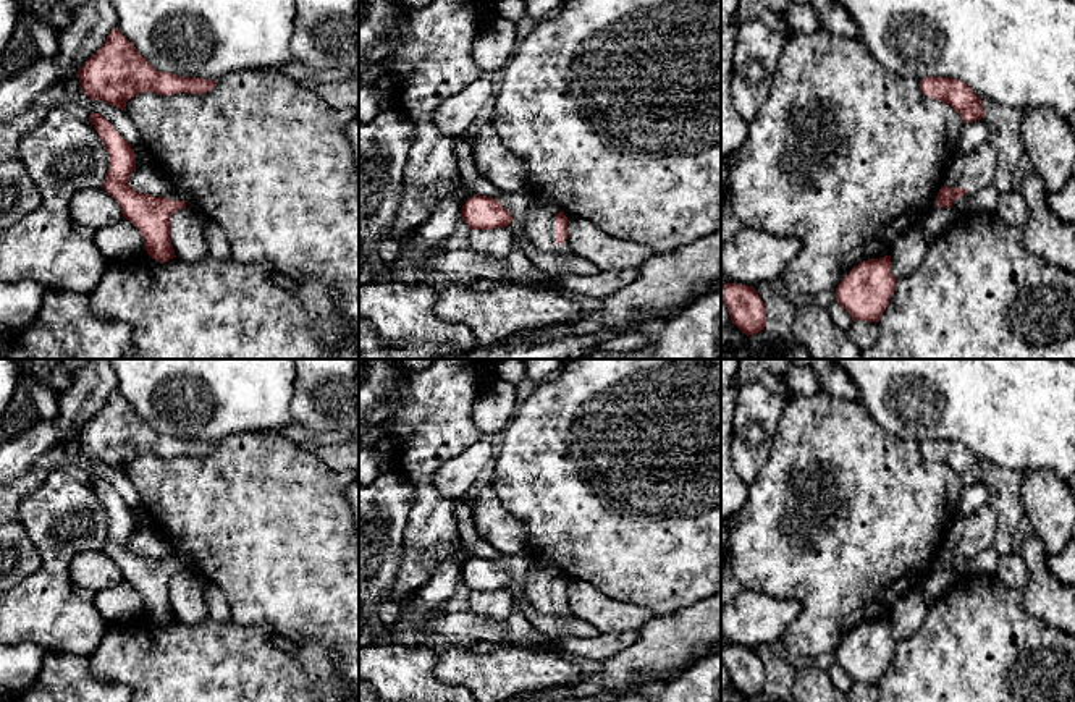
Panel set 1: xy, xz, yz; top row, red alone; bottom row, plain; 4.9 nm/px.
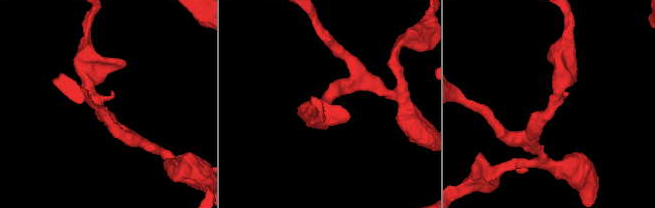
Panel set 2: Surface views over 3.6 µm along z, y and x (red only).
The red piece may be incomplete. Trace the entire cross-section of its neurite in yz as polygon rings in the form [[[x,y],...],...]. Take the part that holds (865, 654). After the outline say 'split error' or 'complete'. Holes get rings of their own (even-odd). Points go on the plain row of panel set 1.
[[[891,618],[868,621],[842,641],[836,650],[836,663],[852,678],[854,684],[879,684],[896,647]]] | complete

